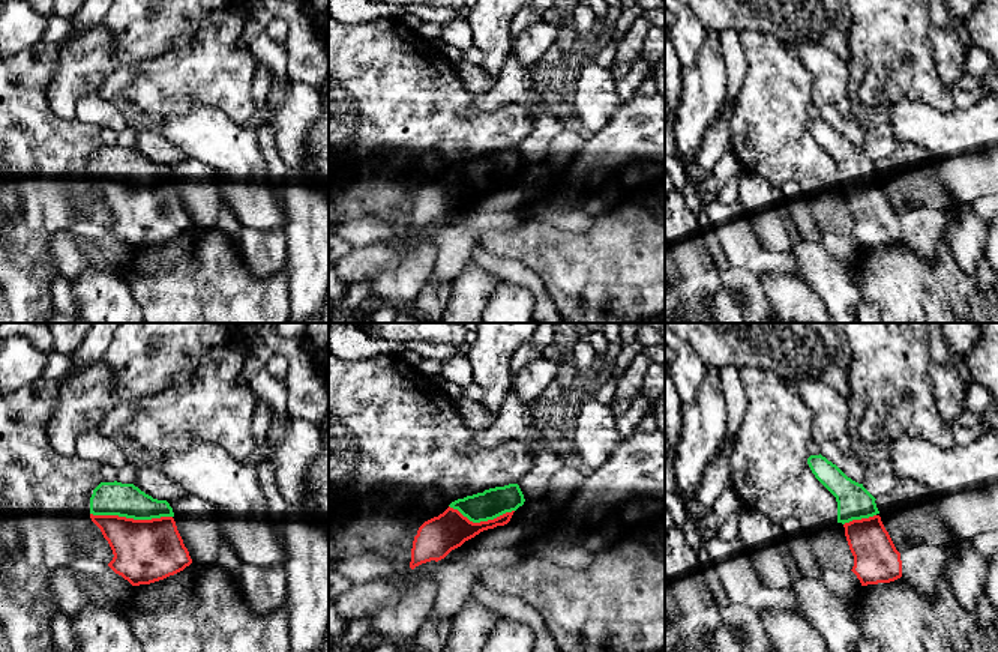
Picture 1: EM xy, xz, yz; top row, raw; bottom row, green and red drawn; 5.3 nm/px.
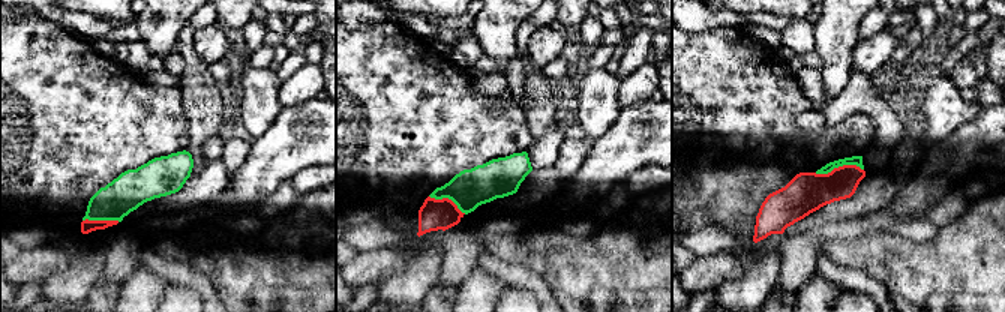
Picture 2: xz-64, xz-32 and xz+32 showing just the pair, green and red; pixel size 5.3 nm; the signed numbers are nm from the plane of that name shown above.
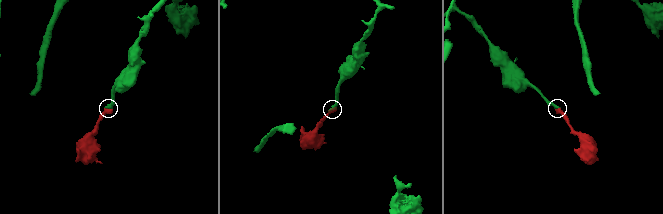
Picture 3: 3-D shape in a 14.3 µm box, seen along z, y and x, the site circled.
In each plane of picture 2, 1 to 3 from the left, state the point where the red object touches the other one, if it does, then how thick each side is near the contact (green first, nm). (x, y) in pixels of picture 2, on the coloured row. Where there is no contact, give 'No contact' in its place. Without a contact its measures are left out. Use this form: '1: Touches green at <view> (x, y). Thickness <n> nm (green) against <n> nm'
1: Touches green at xz-64 (101, 219). Thickness 200 nm (green) against 70 nm
2: Touches green at xz-32 (447, 197). Thickness 200 nm (green) against 170 nm
3: Touches green at xz+32 (839, 165). Thickness 50 nm (green) against 220 nm

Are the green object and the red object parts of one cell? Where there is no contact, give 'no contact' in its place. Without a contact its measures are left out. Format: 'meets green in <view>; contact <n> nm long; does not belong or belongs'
meets green in xy; contact 440 nm long; belongs

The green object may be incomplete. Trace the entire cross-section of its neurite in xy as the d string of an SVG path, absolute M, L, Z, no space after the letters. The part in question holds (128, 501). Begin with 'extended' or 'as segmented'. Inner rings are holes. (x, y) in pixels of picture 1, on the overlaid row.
extended; M101 482L90 497L90 518L113 550L108 566L132 586L150 584L192 563L173 508L134 484Z

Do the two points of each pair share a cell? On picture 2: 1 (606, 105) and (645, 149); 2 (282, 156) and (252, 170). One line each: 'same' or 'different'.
1: different
2: same

